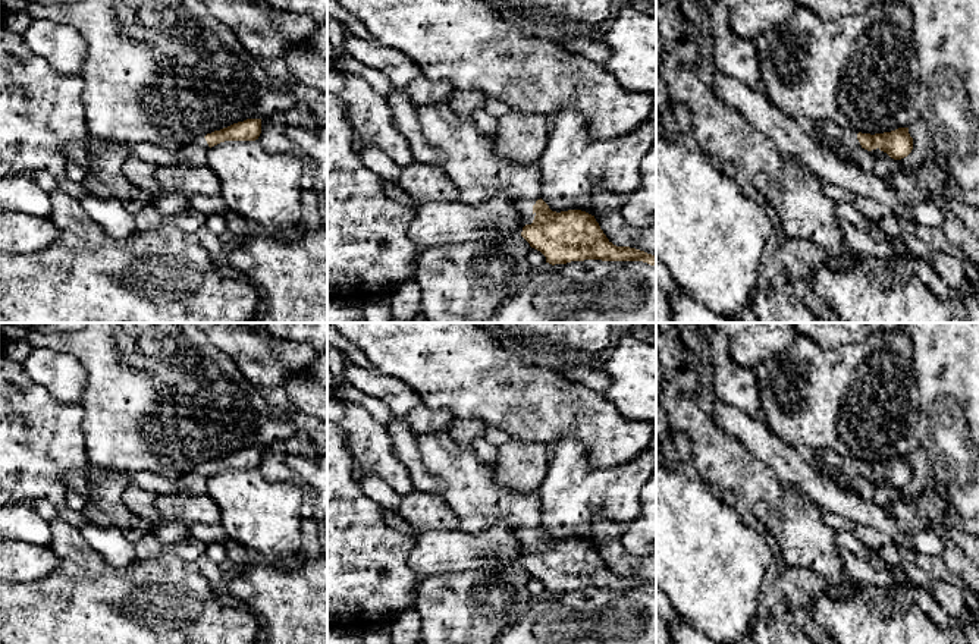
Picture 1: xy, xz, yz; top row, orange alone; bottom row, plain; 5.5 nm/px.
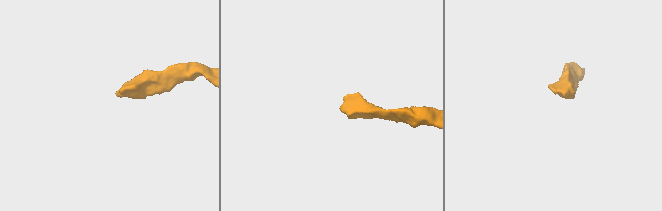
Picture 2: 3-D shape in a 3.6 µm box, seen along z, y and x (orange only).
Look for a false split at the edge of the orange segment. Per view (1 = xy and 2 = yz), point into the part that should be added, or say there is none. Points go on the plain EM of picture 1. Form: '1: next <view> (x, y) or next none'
1: next xy (193, 483)
2: next yz (841, 468)

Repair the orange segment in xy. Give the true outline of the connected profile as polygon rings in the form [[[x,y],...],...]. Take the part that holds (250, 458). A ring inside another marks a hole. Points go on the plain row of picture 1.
[[[247,447],[220,459],[200,465],[192,471],[176,477],[161,478],[153,472],[141,471],[131,475],[132,481],[144,490],[156,494],[204,494],[208,478],[225,469],[255,469],[261,462],[261,447]]]

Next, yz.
[[[829,449],[815,450],[812,455],[828,466],[832,480],[837,483],[847,483],[857,477],[865,477],[867,480],[879,477],[891,487],[901,489],[913,478],[913,466],[909,462],[909,456],[870,464],[857,462]]]

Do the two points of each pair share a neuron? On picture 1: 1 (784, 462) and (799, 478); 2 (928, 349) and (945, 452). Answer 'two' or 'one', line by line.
1: one
2: one

